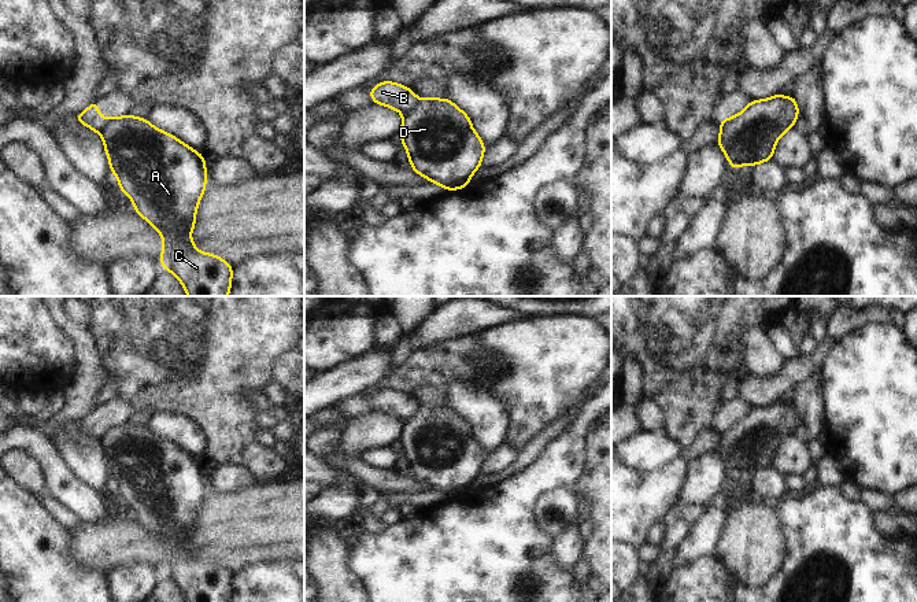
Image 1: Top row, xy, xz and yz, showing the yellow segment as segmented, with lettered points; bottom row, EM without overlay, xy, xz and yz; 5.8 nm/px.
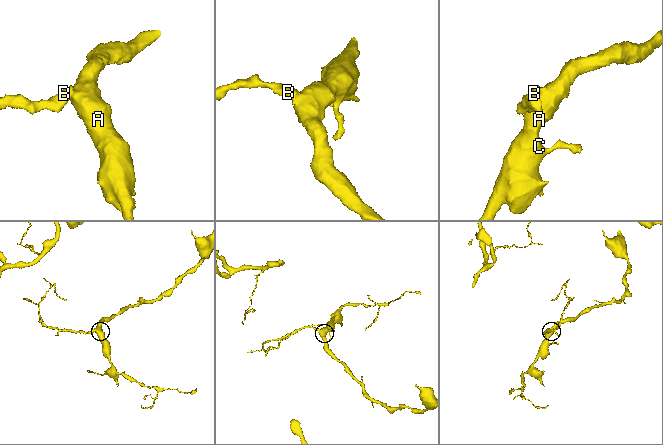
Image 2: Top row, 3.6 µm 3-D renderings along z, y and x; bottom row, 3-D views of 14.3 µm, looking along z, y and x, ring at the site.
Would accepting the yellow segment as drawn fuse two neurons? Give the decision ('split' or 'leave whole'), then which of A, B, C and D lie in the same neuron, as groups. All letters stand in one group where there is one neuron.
split; A C D / B

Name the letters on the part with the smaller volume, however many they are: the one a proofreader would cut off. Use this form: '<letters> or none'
B

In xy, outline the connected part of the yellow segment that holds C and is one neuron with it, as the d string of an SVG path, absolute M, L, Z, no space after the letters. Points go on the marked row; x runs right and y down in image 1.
M132 115L110 119L100 136L119 189L132 197L136 213L163 236L162 267L181 281L189 296L228 296L233 266L218 255L200 252L191 239L197 204L206 191L203 155L156 129L145 118Z

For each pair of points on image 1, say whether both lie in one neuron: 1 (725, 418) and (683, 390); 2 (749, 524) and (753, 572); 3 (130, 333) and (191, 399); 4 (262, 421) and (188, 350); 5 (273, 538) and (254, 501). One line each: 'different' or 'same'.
1: different
2: same
3: same
4: different
5: same

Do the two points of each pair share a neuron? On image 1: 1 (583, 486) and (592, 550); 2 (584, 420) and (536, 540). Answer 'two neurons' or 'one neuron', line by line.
1: one neuron
2: one neuron

